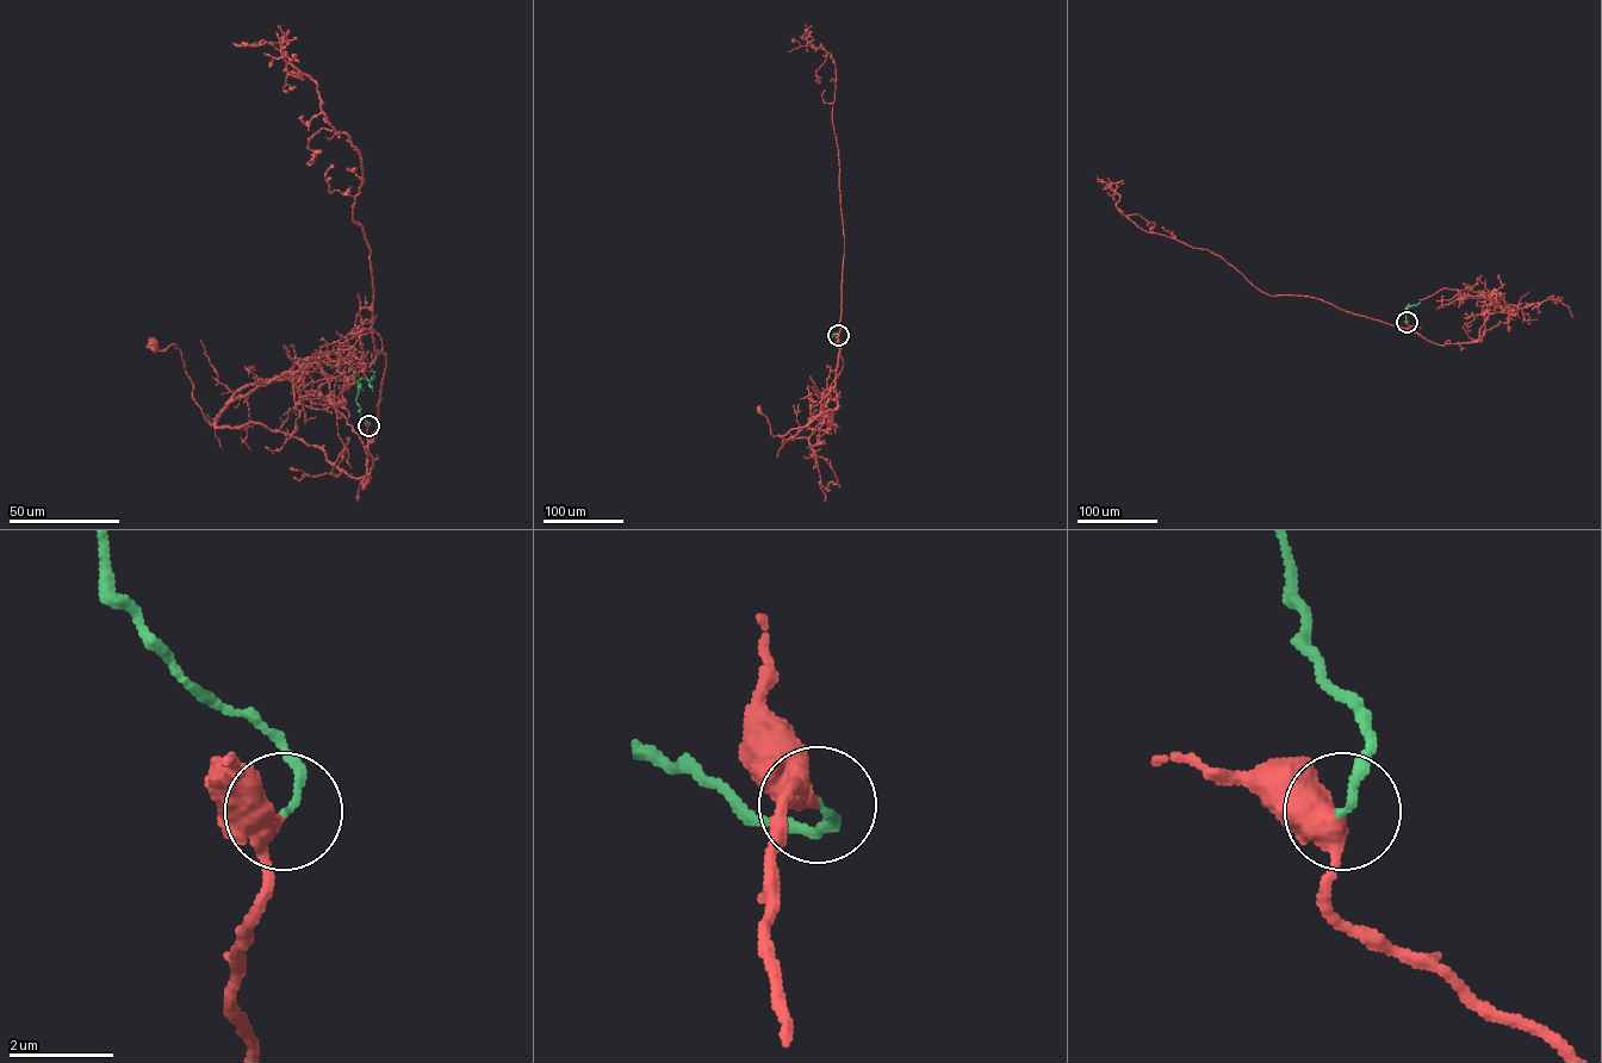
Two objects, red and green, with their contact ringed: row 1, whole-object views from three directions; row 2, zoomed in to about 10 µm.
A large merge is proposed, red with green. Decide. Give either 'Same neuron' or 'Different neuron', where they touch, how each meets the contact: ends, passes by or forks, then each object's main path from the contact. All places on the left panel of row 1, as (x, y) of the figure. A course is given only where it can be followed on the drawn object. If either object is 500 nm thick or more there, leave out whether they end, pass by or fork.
Same neuron. Place: (368, 426). At the ring red passes by. At the ring green ends. Course of red: (368, 424), (364, 488), (370, 477), (351, 478), (284, 433), (210, 426), (181, 352), (153, 344). Course of green: (368, 424), (355, 399), (358, 381), (368, 380), (373, 371)

